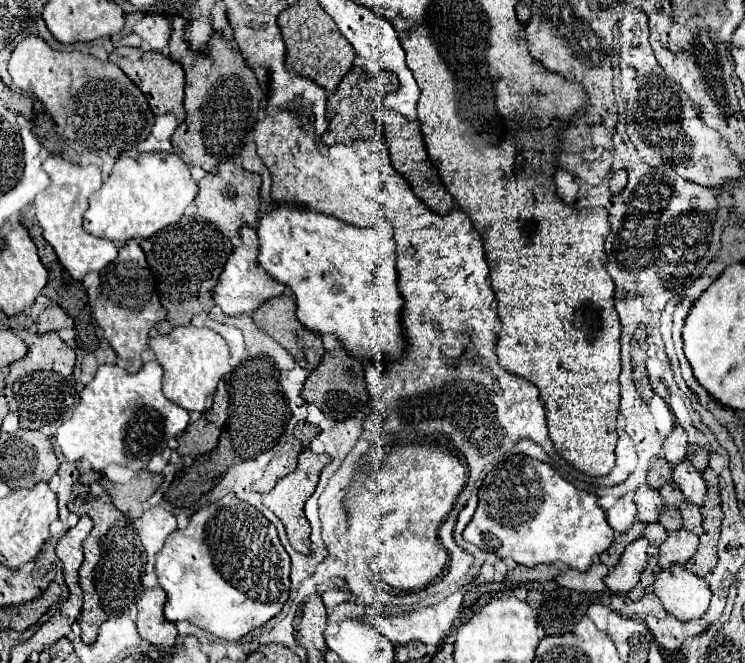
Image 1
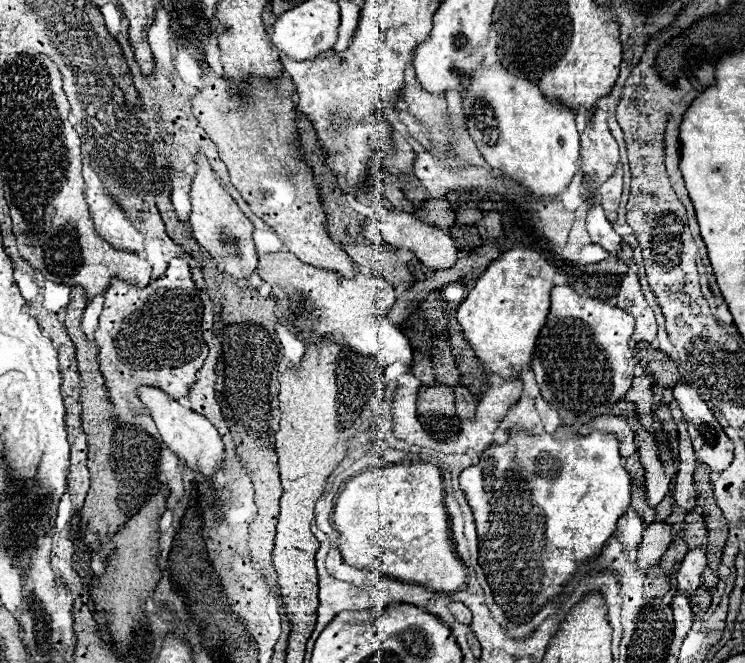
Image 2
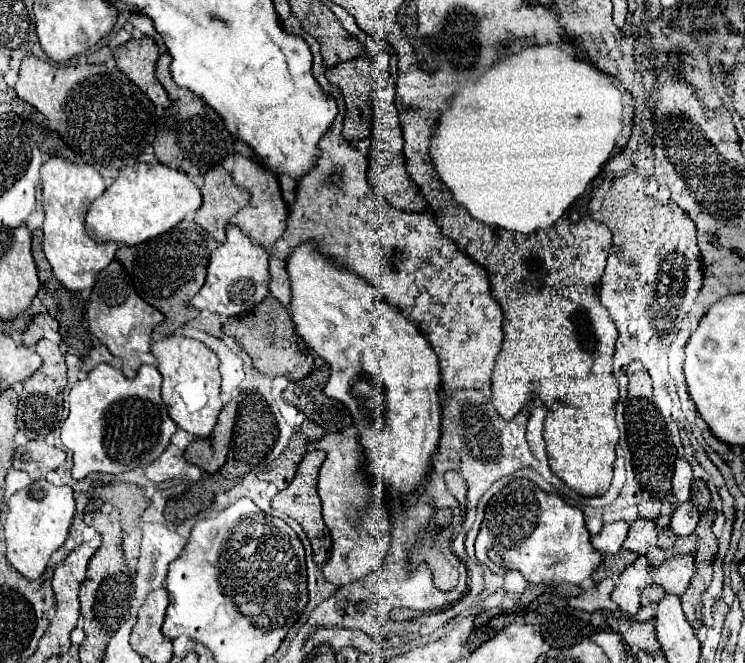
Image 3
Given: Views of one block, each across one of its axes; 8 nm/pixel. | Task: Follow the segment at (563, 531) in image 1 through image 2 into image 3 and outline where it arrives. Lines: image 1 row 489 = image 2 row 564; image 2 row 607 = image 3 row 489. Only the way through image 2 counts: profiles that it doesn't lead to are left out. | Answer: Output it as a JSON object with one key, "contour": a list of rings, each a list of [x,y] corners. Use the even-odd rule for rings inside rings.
{"contour":[[[516,478],[496,492],[488,506],[486,518],[480,526],[476,538],[476,558],[486,564],[494,574],[504,574],[508,570],[520,570],[522,576],[532,584],[548,582],[572,582],[582,584],[598,568],[602,554],[590,544],[590,532],[584,524],[584,512],[576,506],[566,504],[558,494],[544,492],[538,484],[528,478]]]}

